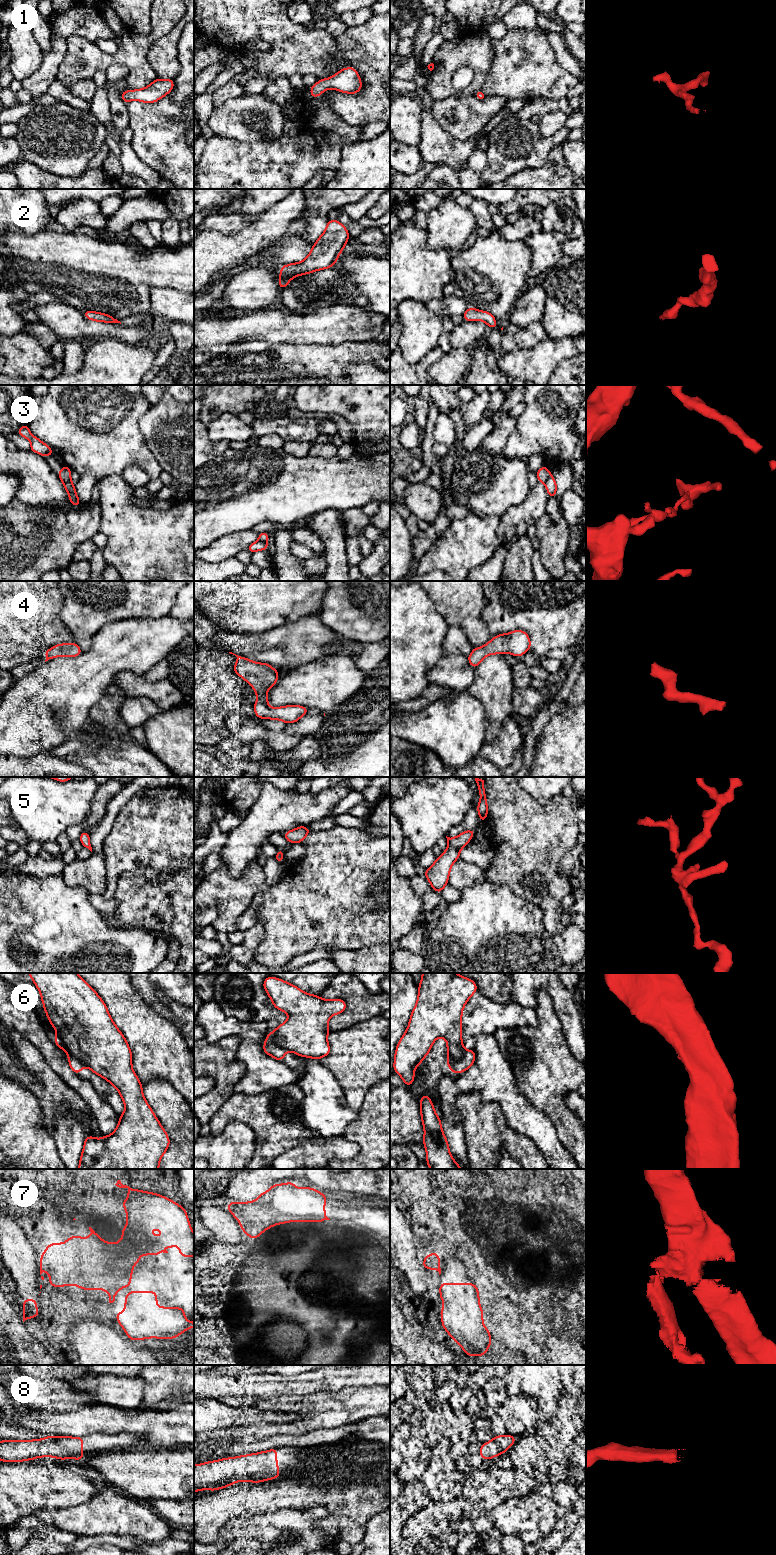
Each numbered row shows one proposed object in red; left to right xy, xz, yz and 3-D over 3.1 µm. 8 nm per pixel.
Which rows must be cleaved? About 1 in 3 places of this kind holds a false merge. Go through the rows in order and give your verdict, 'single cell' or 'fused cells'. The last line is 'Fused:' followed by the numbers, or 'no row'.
1: single cell
2: single cell
3: fused cells
4: single cell
5: single cell
6: fused cells
7: fused cells
8: single cell
Fused: 3, 6, 7

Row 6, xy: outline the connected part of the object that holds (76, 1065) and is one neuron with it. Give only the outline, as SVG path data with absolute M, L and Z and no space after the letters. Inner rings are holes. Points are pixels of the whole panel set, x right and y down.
M57 1033L55 1035L54 1043L57 1047L63 1049L67 1053L71 1070L76 1074L80 1073L84 1067L84 1064L78 1058L72 1055L72 1053L66 1048L65 1044L63 1043L61 1036Z

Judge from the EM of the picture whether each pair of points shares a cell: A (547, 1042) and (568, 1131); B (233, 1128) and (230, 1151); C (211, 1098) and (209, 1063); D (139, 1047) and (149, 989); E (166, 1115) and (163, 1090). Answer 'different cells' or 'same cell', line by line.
A: same cell
B: same cell
C: same cell
D: different cells
E: same cell

